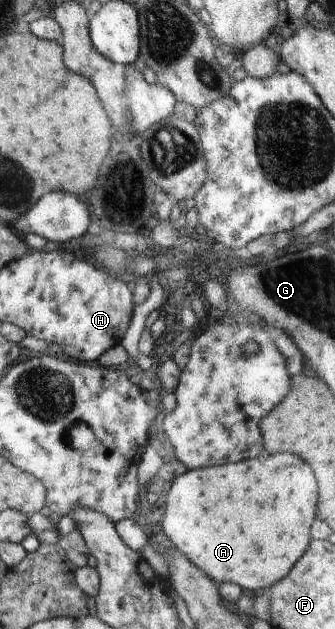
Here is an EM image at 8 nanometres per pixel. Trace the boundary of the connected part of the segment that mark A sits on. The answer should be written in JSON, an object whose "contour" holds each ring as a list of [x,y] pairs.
{"contour":[[[277,453],[277,455],[271,455],[267,459],[247,459],[247,461],[239,461],[239,463],[225,463],[225,465],[187,470],[185,475],[181,475],[181,477],[172,481],[167,496],[159,505],[158,520],[163,532],[173,542],[175,548],[204,575],[215,581],[215,584],[219,585],[231,581],[231,583],[235,583],[239,587],[247,589],[247,591],[263,589],[267,592],[267,587],[271,587],[283,577],[286,577],[291,571],[291,567],[299,561],[299,557],[307,551],[307,545],[311,541],[309,539],[309,529],[311,529],[311,523],[315,521],[315,509],[317,509],[315,505],[317,505],[317,481],[315,481],[315,475],[313,475],[311,467],[295,455]]]}

